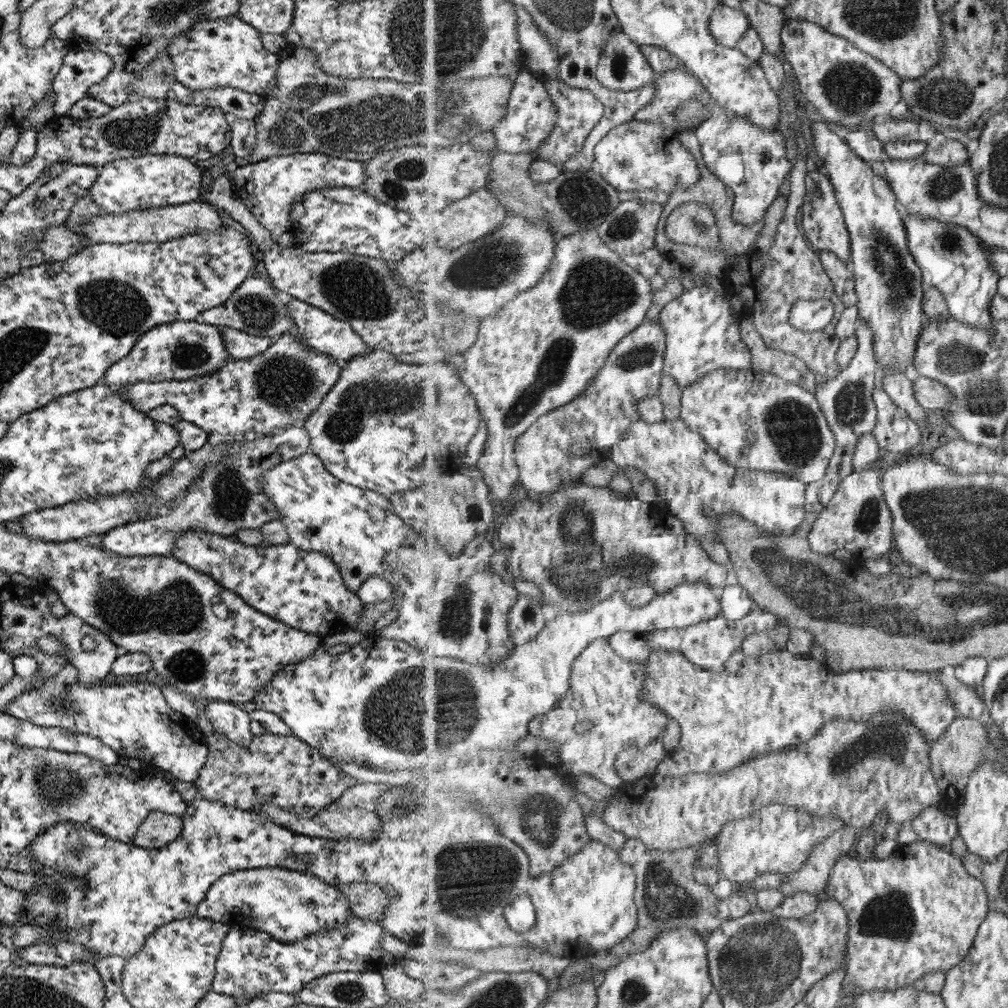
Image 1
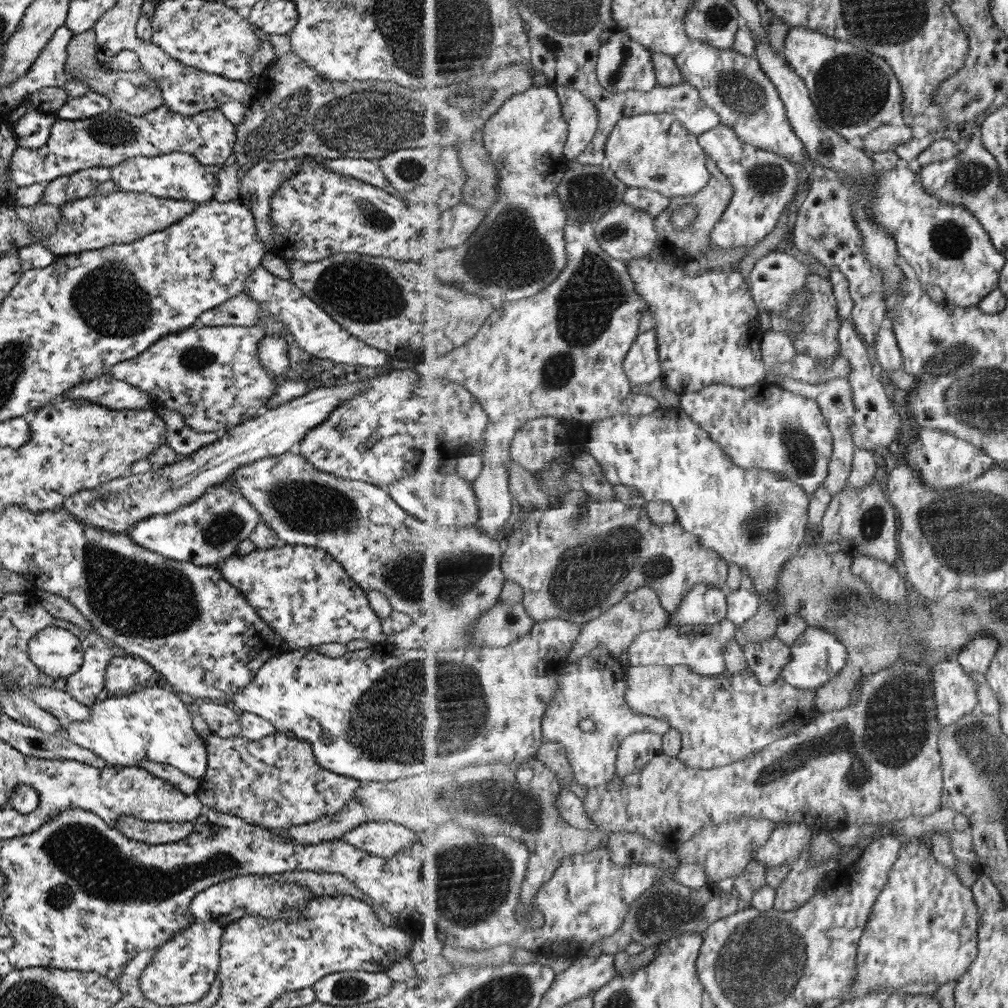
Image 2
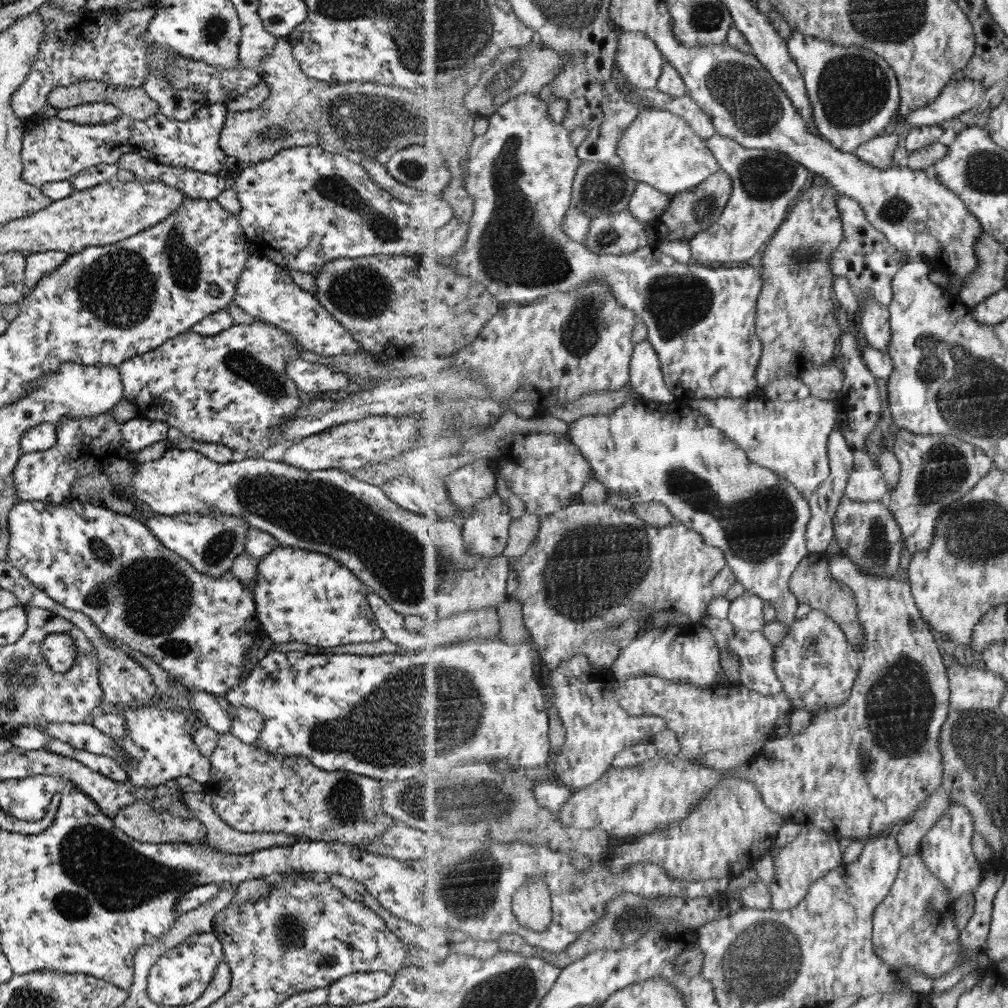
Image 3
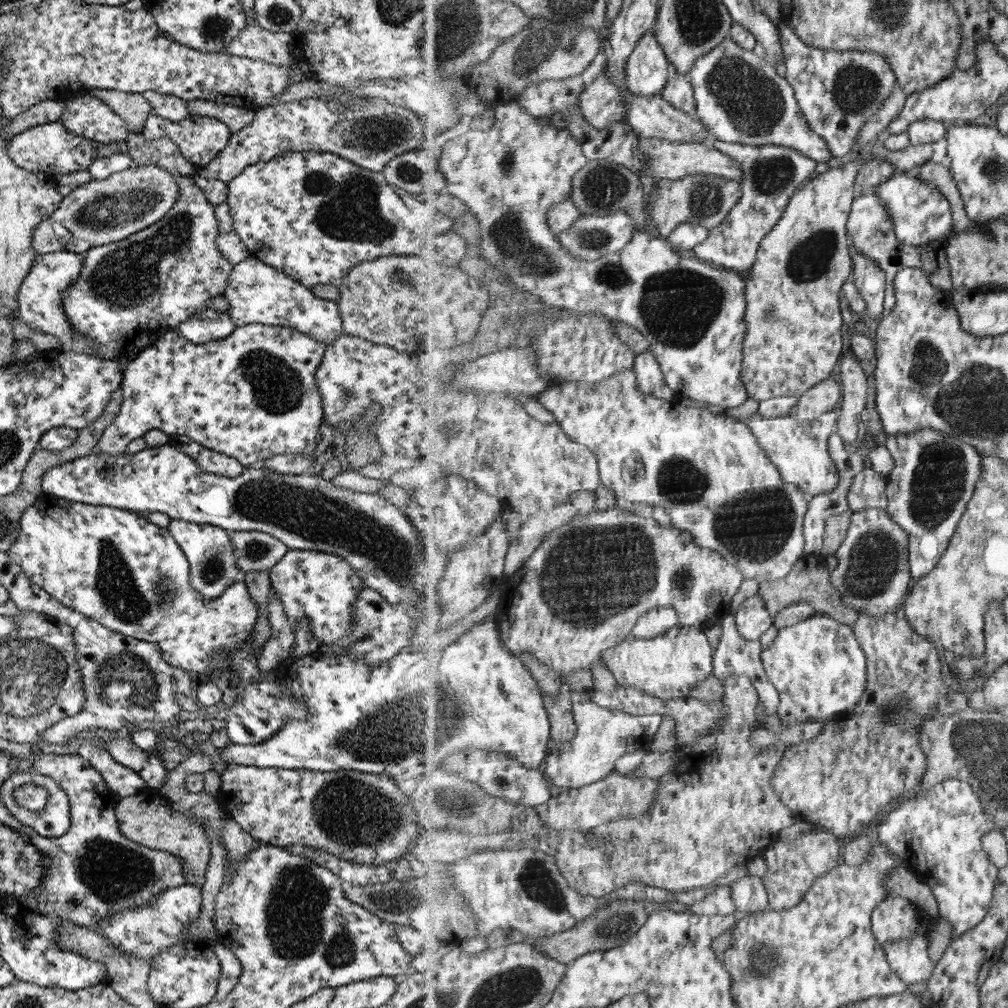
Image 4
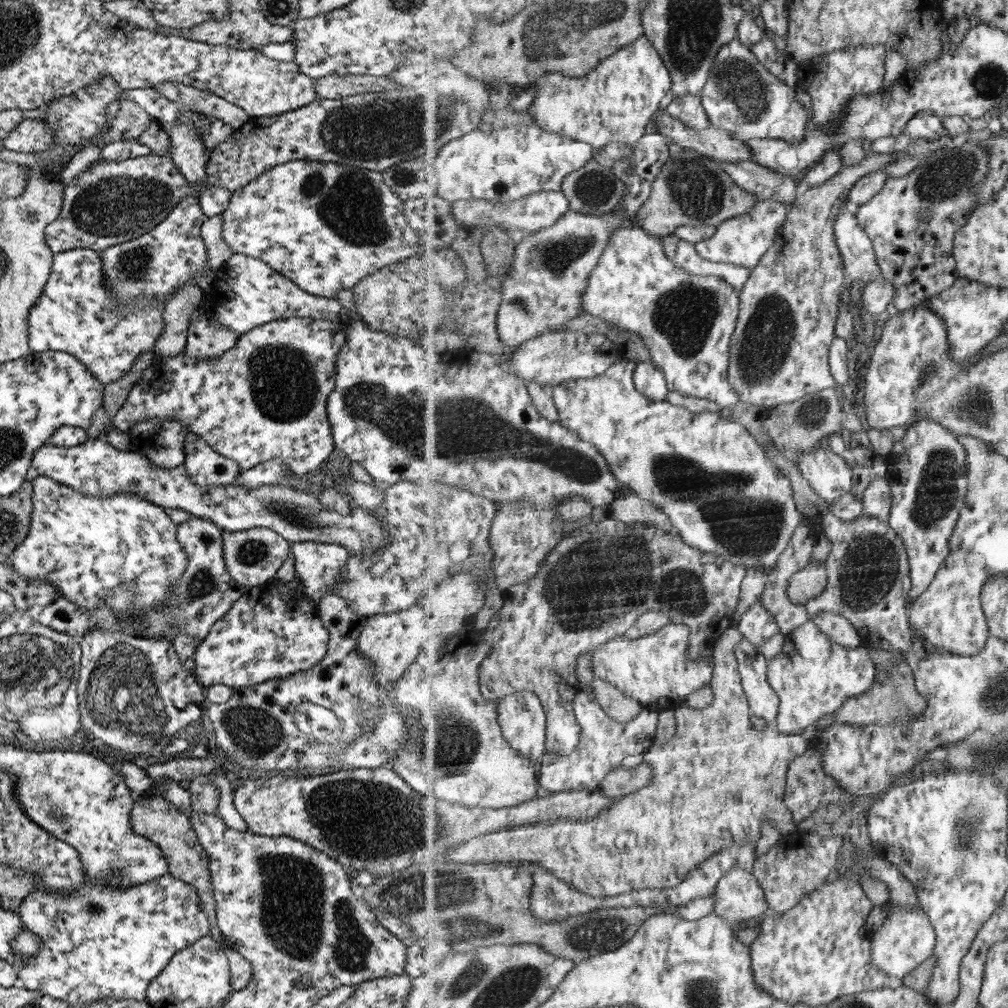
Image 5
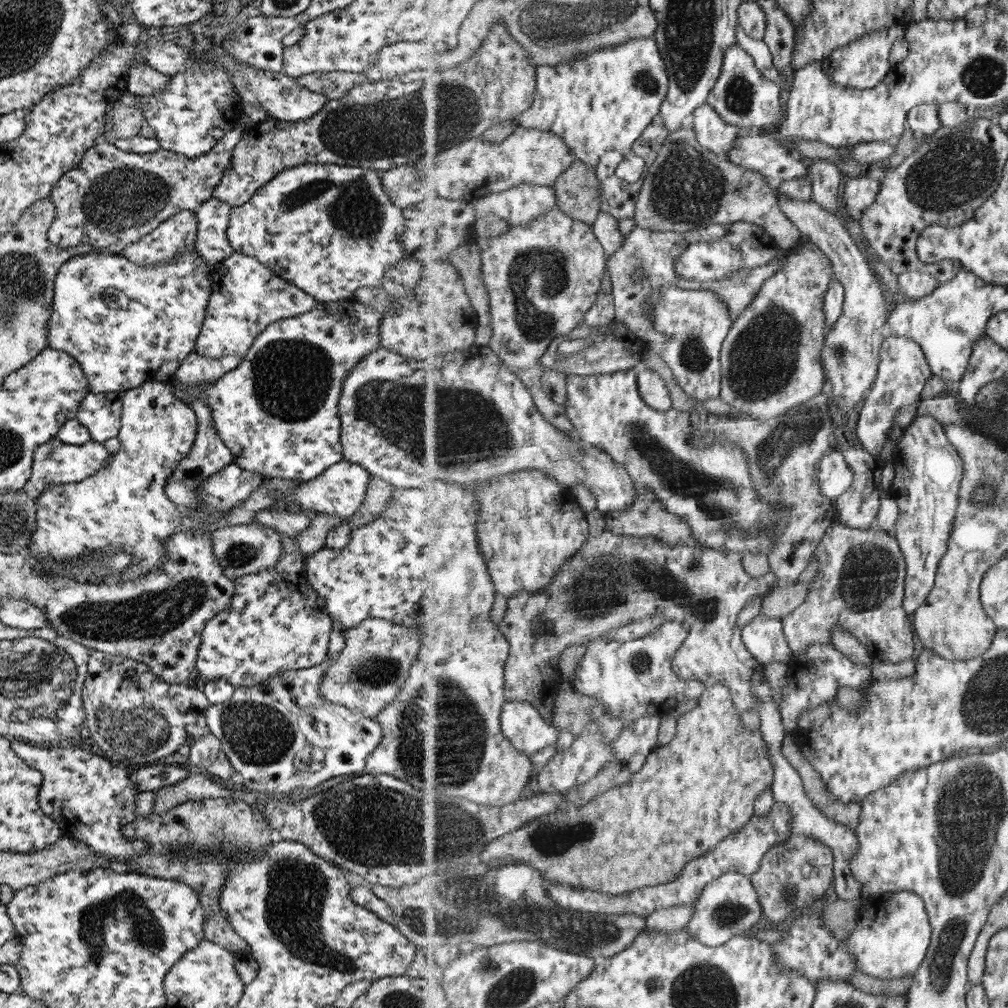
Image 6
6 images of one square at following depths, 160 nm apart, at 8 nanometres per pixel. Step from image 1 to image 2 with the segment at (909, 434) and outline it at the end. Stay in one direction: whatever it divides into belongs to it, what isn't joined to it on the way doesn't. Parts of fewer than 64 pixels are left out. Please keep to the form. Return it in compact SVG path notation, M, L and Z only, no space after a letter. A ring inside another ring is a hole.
M844 319L840 326L839 354L847 357L852 364L850 373L850 381L854 390L854 401L858 408L858 413L853 420L853 440L855 440L856 449L873 451L879 446L894 446L897 437L903 426L903 416L892 409L893 403L889 394L890 388L882 378L875 378L873 374L873 366L869 360L869 352L867 352L866 342L859 336L856 324L852 319Z

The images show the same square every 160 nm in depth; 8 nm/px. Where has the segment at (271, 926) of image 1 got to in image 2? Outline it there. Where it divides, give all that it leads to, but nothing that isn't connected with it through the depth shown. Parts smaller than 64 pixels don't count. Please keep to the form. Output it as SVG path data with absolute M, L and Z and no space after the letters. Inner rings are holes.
M239 875L198 892L191 899L189 913L195 920L203 922L217 920L218 916L227 914L233 908L245 908L246 915L259 915L271 921L289 921L314 895L307 887L297 883L274 881L267 875Z

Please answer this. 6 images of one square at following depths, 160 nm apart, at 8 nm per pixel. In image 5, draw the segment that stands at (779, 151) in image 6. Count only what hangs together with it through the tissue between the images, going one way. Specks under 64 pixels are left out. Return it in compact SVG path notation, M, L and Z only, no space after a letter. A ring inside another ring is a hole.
M664 107L656 116L656 126L659 133L669 137L671 143L677 143L684 150L692 150L719 162L756 162L751 147L745 145L746 140L735 138L731 132L713 126L705 132L691 128Z

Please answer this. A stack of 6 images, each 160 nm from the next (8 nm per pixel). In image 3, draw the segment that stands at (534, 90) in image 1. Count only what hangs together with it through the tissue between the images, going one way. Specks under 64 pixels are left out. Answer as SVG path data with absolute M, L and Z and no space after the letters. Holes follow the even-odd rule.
M525 94L520 97L512 98L504 105L495 111L495 114L489 116L488 129L483 135L477 135L472 142L468 161L463 166L464 176L466 180L463 193L469 192L473 196L474 215L469 222L469 236L468 241L460 248L459 252L455 253L450 260L459 274L473 279L475 282L480 282L483 286L488 287L489 292L497 298L502 305L512 303L532 303L539 300L545 295L556 293L559 291L573 292L575 289L580 289L583 285L589 283L605 283L609 285L618 298L621 306L635 311L635 314L642 319L646 325L646 338L648 342L653 344L653 348L657 351L659 362L662 364L665 380L668 383L669 390L673 391L676 396L685 396L688 399L714 399L721 397L729 398L743 398L754 392L758 386L756 378L758 366L762 359L764 350L763 343L757 334L756 322L758 317L758 300L761 291L764 289L764 280L762 279L762 272L757 268L742 265L742 268L712 268L707 264L698 264L694 261L679 262L673 258L671 254L665 254L659 248L657 243L644 246L631 254L624 254L621 256L611 254L595 254L589 250L586 245L581 245L573 240L563 230L563 222L568 210L572 204L574 180L577 174L577 169L582 163L582 159L578 155L578 147L572 143L571 130L563 123L556 123L550 115L550 104L545 102L539 95Z

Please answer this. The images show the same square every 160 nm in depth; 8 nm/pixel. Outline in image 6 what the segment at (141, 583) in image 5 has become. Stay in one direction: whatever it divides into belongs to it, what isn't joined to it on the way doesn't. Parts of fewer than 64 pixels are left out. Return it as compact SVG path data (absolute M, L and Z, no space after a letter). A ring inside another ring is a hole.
M149 379L139 386L133 387L132 389L124 391L121 395L121 410L120 410L120 427L119 432L116 436L119 440L120 448L114 454L113 459L109 459L109 463L105 464L105 467L101 467L95 474L85 478L81 482L73 482L70 484L61 484L57 486L47 486L45 492L41 492L37 498L35 498L35 518L36 525L35 530L31 533L29 544L24 551L24 553L31 554L31 557L34 559L45 559L45 557L50 557L57 561L71 561L71 559L81 559L83 554L102 554L102 552L117 552L118 550L127 551L129 557L133 559L129 570L126 570L124 573L117 575L115 578L113 576L107 576L105 581L109 582L127 582L128 580L133 580L142 574L145 574L147 571L153 571L153 568L159 567L163 561L165 561L166 554L164 549L165 541L176 531L184 528L188 524L189 518L187 517L187 508L183 506L178 506L173 502L170 502L165 498L163 494L163 486L165 485L166 480L170 474L176 469L177 465L181 459L185 458L191 449L191 445L194 442L195 434L197 434L197 420L195 413L179 398L173 396L172 388L170 387L171 383L157 382L154 379Z

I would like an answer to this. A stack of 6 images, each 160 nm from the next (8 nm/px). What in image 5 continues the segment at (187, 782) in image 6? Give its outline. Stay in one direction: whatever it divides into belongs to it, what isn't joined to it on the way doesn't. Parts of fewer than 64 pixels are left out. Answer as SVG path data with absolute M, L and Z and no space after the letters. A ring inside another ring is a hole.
M213 772L209 773L209 776L210 781L216 786L215 790L219 791L215 815L228 828L245 831L246 822L239 816L236 807L233 806L233 784L227 780L227 776L215 775Z

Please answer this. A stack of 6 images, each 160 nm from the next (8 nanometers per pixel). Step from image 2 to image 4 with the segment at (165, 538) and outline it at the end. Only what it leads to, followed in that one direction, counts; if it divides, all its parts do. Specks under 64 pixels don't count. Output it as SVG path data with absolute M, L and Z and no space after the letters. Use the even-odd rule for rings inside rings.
M175 519L167 523L166 529L185 554L190 571L190 587L205 600L215 598L227 586L242 580L242 574L235 566L235 553L230 541L230 532L210 524Z

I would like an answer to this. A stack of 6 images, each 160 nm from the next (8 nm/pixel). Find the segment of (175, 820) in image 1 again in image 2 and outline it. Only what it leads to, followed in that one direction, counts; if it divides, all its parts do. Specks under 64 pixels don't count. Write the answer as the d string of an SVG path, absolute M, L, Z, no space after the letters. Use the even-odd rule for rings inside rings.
M122 816L114 826L125 838L145 844L177 842L192 830L192 821L151 822L132 816Z

